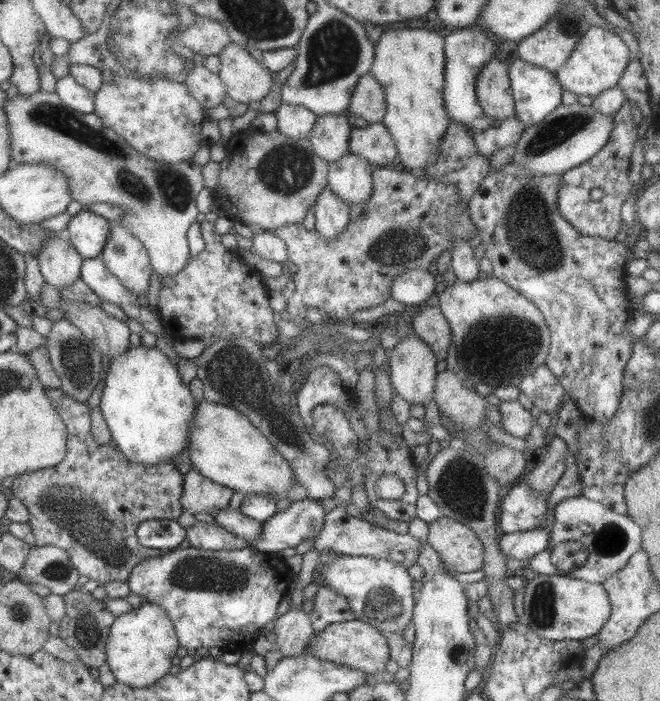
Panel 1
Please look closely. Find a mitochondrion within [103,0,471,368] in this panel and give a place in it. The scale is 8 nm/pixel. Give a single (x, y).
(333, 51)

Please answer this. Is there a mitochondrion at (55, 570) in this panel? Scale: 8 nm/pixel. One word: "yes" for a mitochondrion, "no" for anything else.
yes

